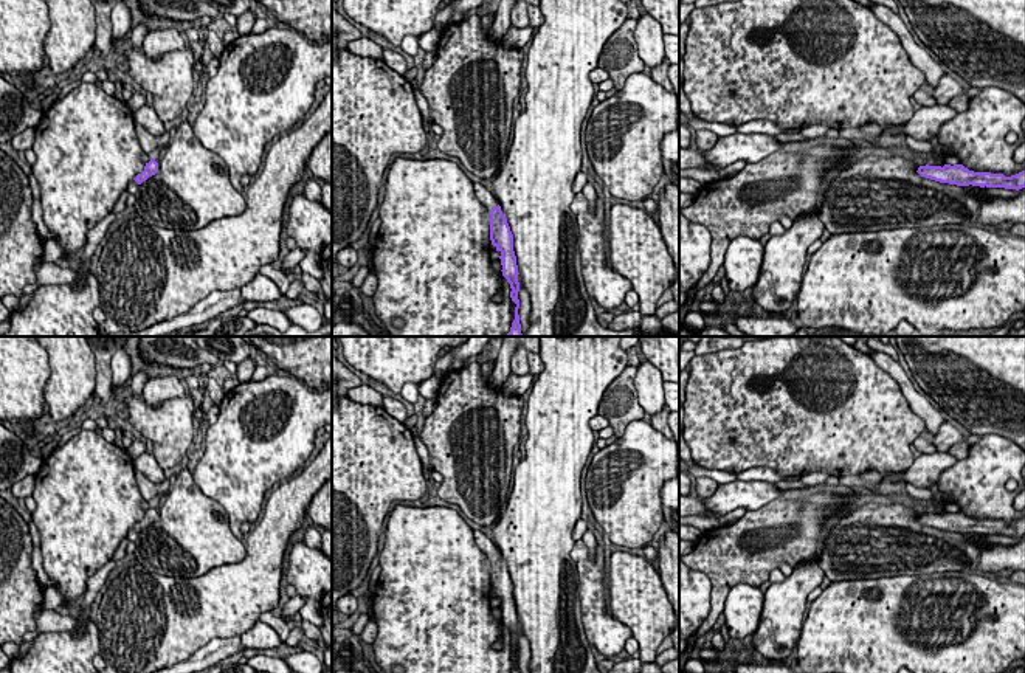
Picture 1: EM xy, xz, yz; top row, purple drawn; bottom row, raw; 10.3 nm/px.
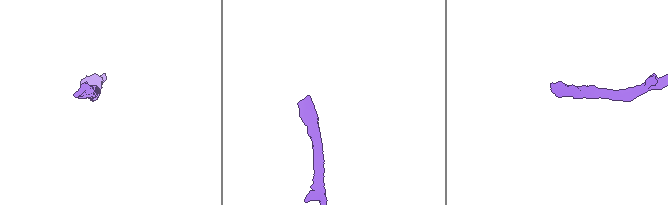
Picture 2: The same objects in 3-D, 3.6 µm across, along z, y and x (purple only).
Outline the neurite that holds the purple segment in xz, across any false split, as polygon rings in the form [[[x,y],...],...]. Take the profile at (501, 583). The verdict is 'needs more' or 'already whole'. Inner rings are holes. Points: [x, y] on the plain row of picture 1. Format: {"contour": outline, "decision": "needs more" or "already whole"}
{"contour": [[[475,530],[475,543],[476,546],[484,552],[484,555],[490,561],[490,588],[492,592],[499,599],[501,602],[498,603],[501,606],[502,613],[502,623],[507,626],[510,631],[510,645],[516,651],[515,654],[515,667],[512,673],[521,673],[519,671],[519,647],[518,647],[518,639],[519,639],[519,630],[518,630],[518,613],[516,613],[516,603],[513,599],[513,582],[510,578],[510,574],[507,571],[506,563],[501,558],[501,554],[493,543],[484,532]]], "decision": "needs more"}

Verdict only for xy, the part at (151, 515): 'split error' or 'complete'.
split error

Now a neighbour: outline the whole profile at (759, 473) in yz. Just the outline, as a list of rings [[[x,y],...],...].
[[[755,467],[737,475],[737,479],[741,481],[766,481],[766,482],[778,482],[785,481],[785,476],[780,476],[775,470],[769,467]]]

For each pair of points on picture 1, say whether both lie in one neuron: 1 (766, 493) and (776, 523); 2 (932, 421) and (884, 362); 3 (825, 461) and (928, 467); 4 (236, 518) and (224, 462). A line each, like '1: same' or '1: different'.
1: different
2: same
3: different
4: same

